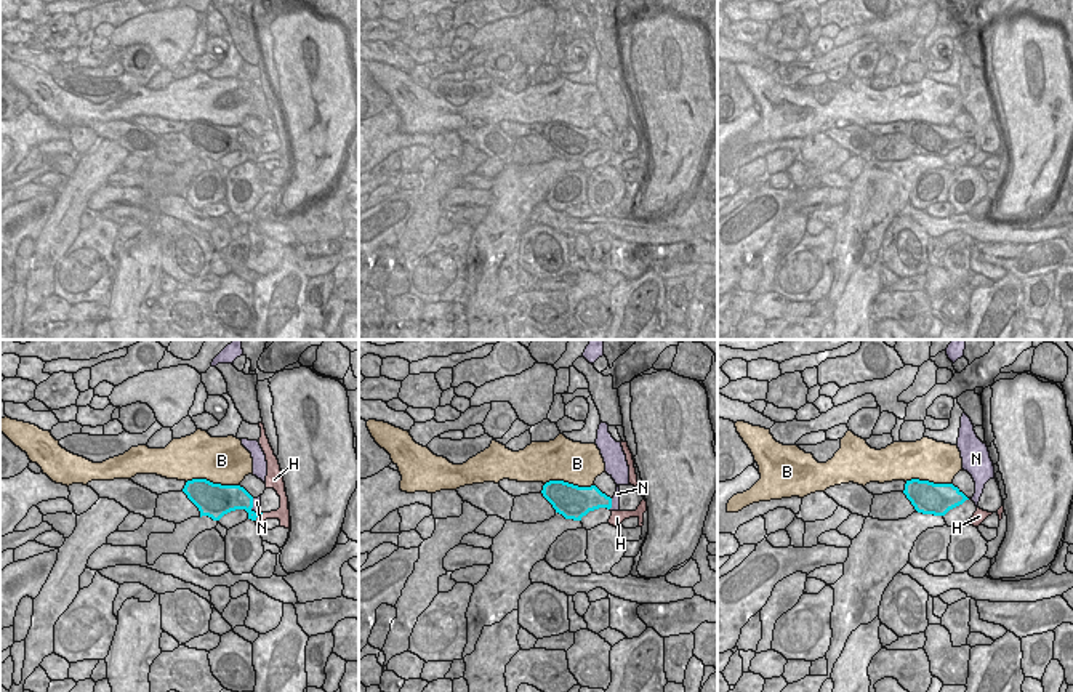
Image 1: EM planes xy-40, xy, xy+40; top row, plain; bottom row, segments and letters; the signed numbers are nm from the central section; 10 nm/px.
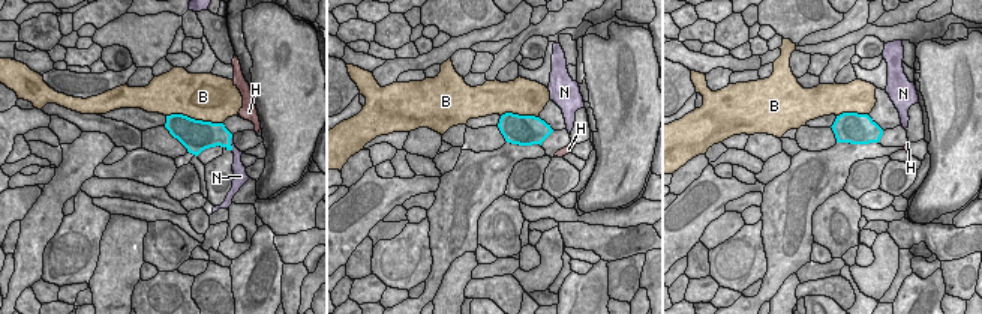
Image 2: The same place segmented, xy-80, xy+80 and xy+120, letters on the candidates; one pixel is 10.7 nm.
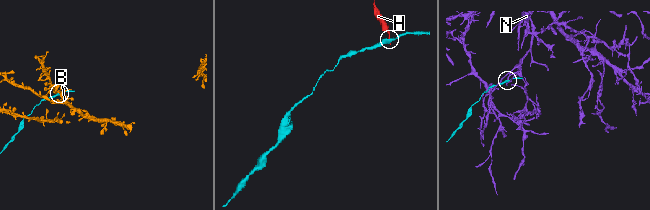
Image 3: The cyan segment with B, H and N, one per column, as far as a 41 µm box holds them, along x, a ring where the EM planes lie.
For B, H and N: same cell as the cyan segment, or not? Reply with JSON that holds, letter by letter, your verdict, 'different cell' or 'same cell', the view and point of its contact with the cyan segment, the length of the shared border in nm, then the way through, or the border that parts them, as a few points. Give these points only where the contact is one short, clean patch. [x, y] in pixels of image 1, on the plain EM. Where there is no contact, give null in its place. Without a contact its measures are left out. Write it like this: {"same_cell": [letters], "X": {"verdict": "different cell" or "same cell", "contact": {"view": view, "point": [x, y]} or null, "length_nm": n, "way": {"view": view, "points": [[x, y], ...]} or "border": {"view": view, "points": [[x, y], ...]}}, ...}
{"same_cell": [], "B": {"verdict": "different cell", "contact": {"view": "xy-40", "point": [212, 124]}, "length_nm": 550}, "H": {"verdict": "different cell", "contact": {"view": "xy-40", "point": [258, 156]}, "length_nm": 130, "border": {"view": "xy-40", "points": [[263, 154], [255, 162]]}}, "N": {"verdict": "different cell", "contact": {"view": "xy", "point": [610, 144]}, "length_nm": 120, "border": {"view": "xy", "points": [[612, 140], [609, 149]]}}}

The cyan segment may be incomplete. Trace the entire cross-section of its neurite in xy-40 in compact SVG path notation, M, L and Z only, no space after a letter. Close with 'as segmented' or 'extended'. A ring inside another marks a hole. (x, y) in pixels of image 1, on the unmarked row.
M192 120L186 123L183 133L199 149L200 159L208 157L219 162L235 151L245 151L251 162L263 155L251 151L253 138L240 127L221 127L207 120Z; as segmented

